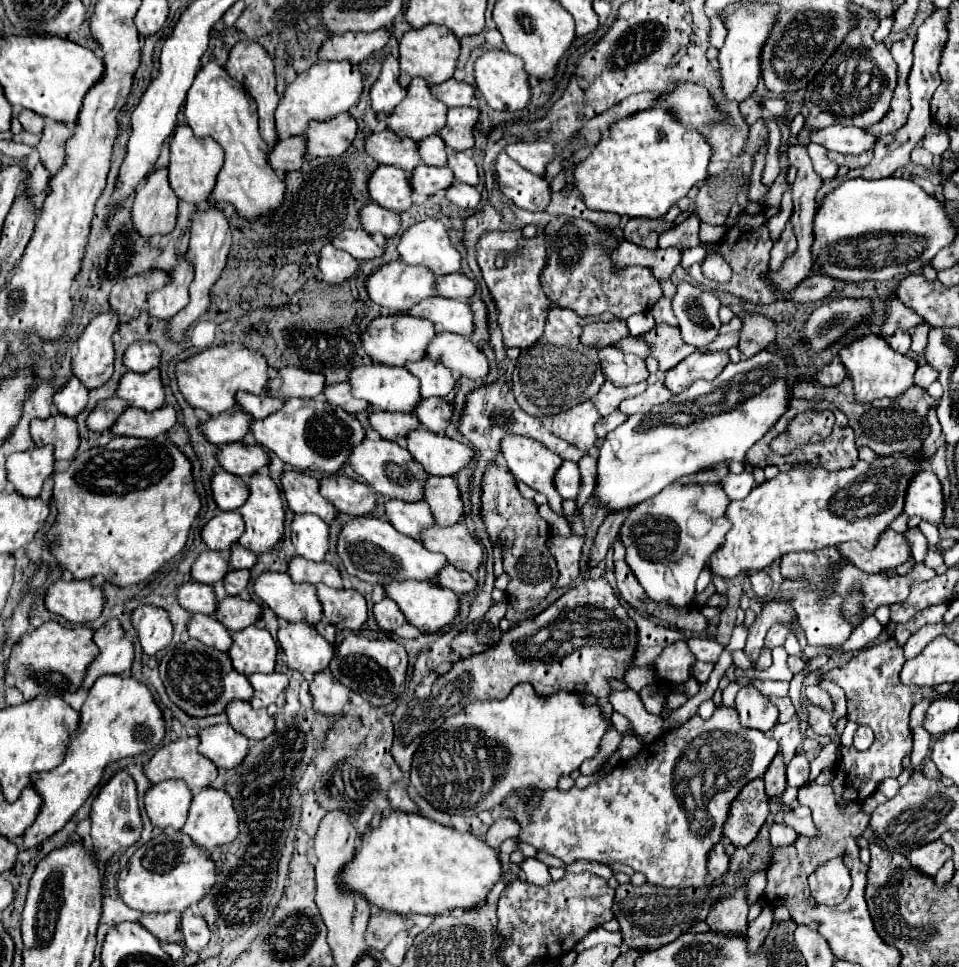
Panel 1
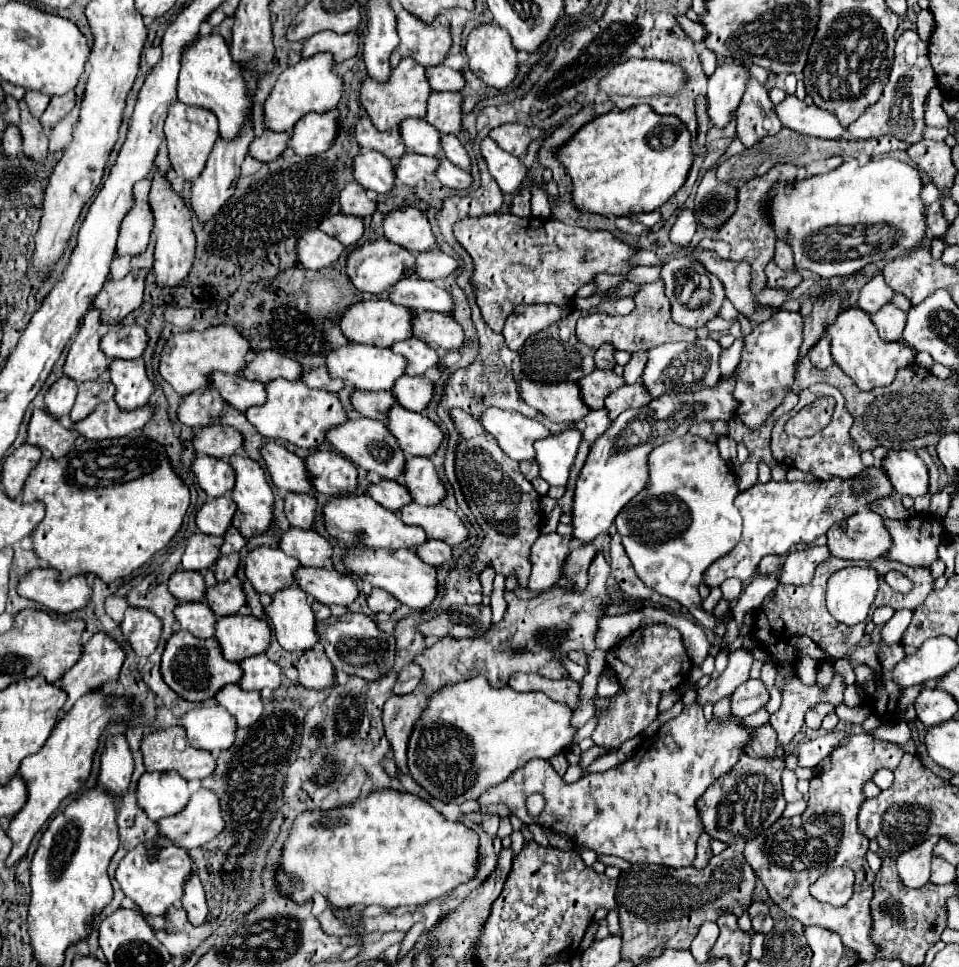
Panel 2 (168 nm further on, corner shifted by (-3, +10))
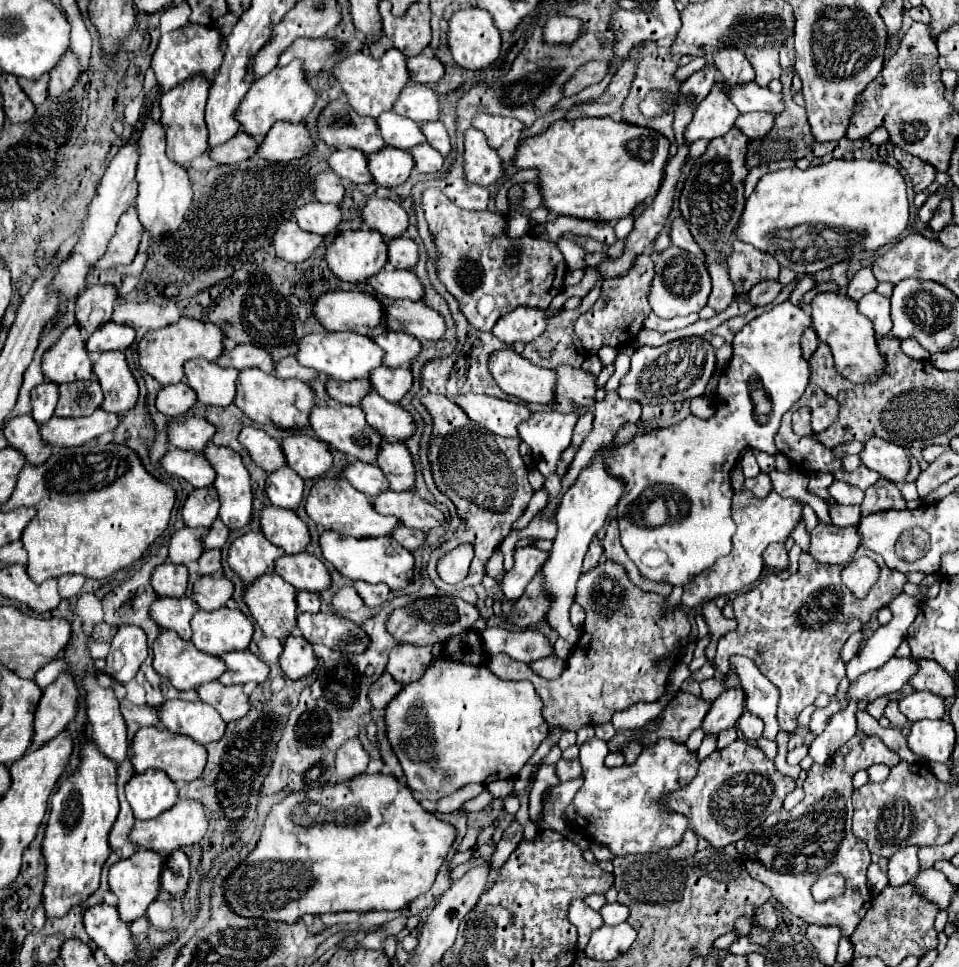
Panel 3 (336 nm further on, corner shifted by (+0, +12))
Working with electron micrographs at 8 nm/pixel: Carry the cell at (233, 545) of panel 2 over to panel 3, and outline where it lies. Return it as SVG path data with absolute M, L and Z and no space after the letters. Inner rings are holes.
M218 518L212 528L210 528L210 534L204 538L204 548L222 548L228 540L228 534L230 530L222 524L222 520Z

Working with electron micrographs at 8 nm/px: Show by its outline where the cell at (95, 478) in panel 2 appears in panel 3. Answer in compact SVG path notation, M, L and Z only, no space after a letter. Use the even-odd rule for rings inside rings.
M110 442L102 446L58 448L42 466L26 464L18 474L18 484L10 500L2 508L14 510L20 506L32 506L38 510L36 518L24 528L22 542L28 552L28 574L36 584L42 584L48 578L60 578L64 574L106 578L136 562L168 528L174 504L176 490L170 484L156 480L132 448Z

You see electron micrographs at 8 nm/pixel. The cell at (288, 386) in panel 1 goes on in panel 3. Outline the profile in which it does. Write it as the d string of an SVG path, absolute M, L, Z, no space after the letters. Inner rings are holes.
M240 344L234 350L226 350L218 362L218 366L222 368L236 368L236 370L246 370L246 368L260 368L266 374L274 374L276 366L274 366L274 358L266 352L260 350L260 346L252 346L252 344Z

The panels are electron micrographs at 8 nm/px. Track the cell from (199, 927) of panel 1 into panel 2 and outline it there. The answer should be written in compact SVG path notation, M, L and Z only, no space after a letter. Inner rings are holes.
M191 874L191 880L185 880L183 884L183 898L181 904L187 912L187 918L191 924L199 926L205 922L207 916L207 902L205 902L205 890L201 886L201 880L197 874Z

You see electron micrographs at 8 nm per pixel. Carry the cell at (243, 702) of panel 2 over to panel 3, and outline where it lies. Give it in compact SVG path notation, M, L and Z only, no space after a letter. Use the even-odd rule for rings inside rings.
M208 682L198 688L202 702L214 706L226 722L240 720L250 710L250 700L242 686L222 686L220 682Z

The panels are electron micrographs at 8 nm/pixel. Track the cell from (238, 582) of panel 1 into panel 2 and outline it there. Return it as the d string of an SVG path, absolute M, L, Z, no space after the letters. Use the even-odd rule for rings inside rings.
M227 554L227 556L219 556L219 560L213 566L213 574L217 582L225 582L229 580L239 566L239 554Z

